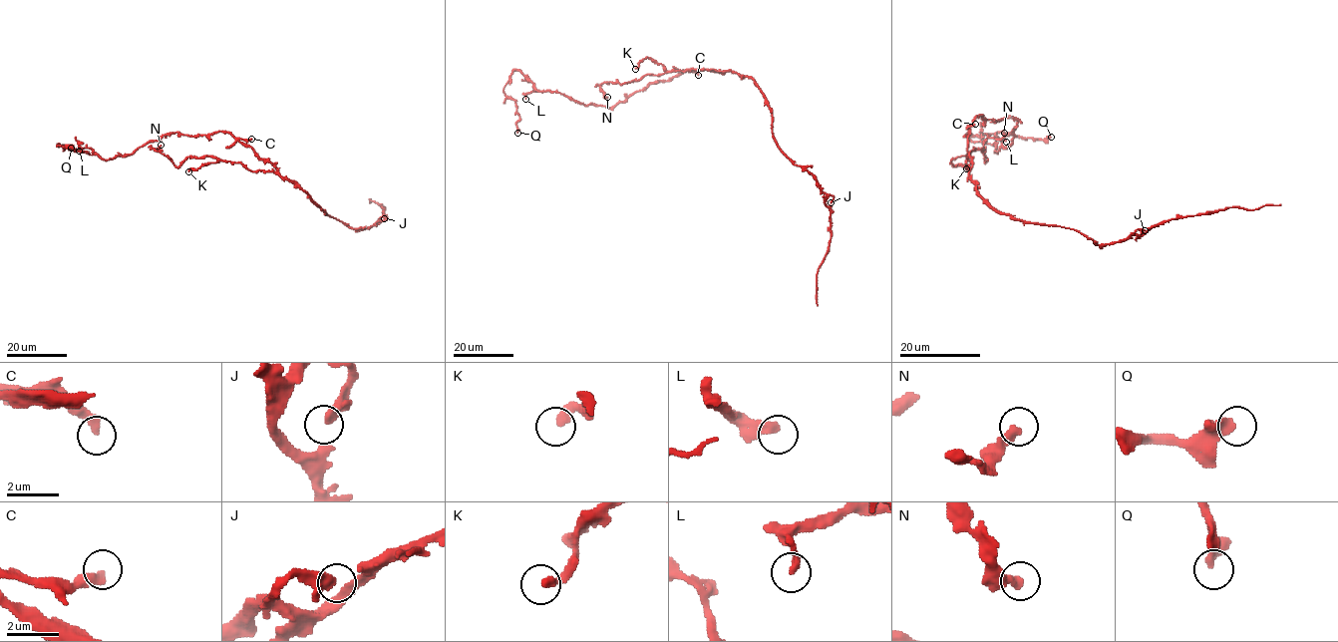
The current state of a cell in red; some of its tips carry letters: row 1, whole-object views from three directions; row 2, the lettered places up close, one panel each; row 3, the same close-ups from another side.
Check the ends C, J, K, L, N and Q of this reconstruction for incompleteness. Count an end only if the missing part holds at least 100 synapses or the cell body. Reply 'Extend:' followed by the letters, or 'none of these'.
Extend: none of these

